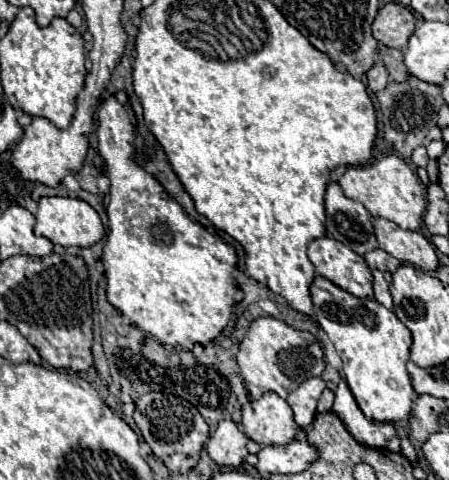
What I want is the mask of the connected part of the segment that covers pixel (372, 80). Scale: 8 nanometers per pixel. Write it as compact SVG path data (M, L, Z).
M374 64L368 72L366 72L366 78L368 78L368 86L372 92L380 92L386 88L388 84L388 72L384 68L384 64Z

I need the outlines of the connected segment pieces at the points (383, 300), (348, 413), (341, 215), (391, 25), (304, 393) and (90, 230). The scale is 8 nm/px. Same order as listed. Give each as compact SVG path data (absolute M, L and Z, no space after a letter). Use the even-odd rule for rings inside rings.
M372 270L372 276L374 276L374 296L376 296L376 300L382 306L386 306L388 310L392 310L392 296L390 296L390 290L388 290L388 282L384 280L380 270Z
M340 378L340 382L338 382L332 410L342 418L348 432L364 446L384 450L384 448L388 448L388 442L396 436L394 424L372 422L362 414L362 410L354 402L354 396L344 378Z
M336 182L326 188L326 216L328 236L346 244L356 254L364 256L378 248L372 216L360 202L346 198Z
M396 2L386 4L372 22L374 38L390 48L400 48L400 50L406 48L414 28L416 28L416 16L408 8Z
M310 378L304 384L300 384L292 394L288 394L286 402L290 404L294 412L294 420L298 426L308 428L316 416L316 404L326 388L326 382L322 378Z
M54 196L54 198L40 198L38 204L40 204L40 208L36 212L34 234L48 238L52 244L60 244L64 248L68 248L68 246L88 248L104 236L104 226L102 226L98 212L84 200Z

